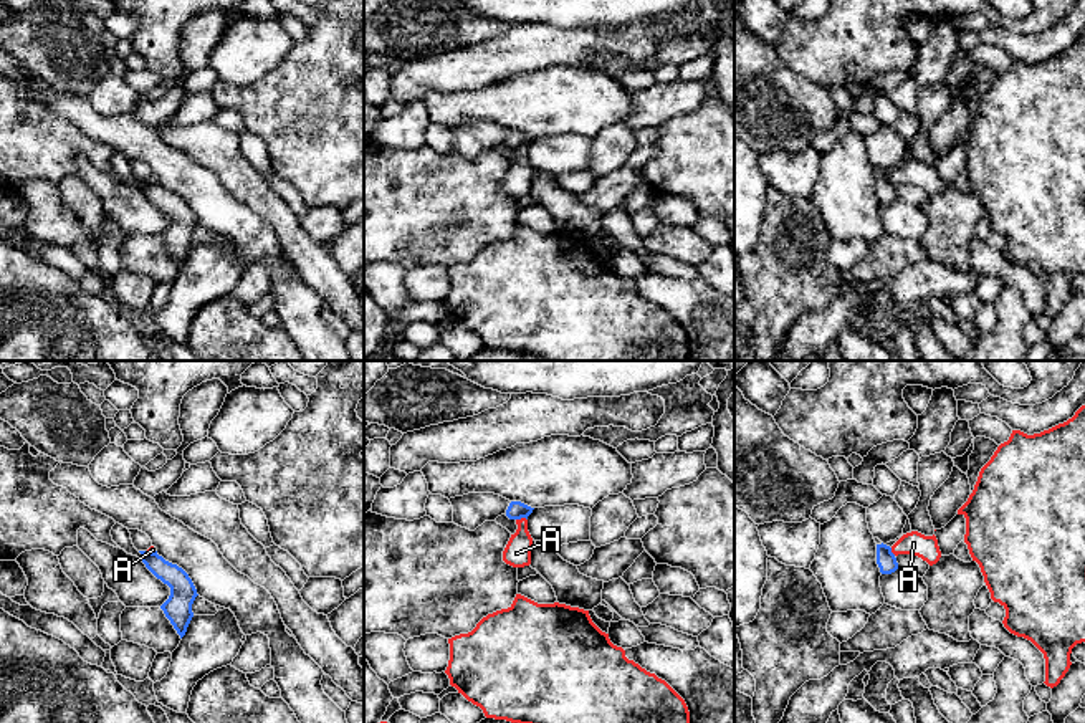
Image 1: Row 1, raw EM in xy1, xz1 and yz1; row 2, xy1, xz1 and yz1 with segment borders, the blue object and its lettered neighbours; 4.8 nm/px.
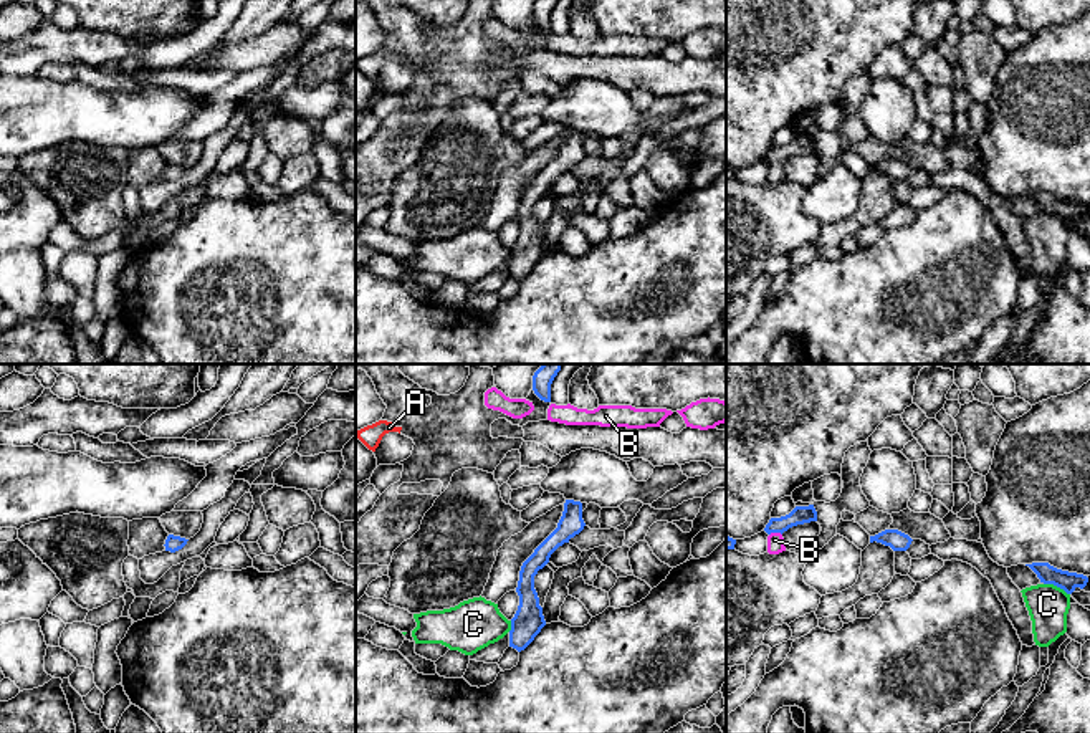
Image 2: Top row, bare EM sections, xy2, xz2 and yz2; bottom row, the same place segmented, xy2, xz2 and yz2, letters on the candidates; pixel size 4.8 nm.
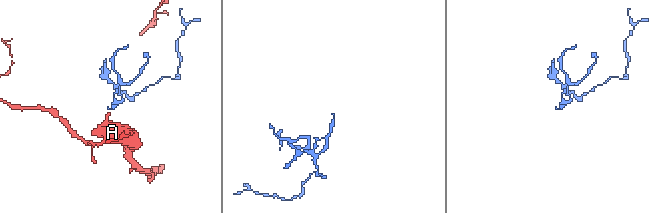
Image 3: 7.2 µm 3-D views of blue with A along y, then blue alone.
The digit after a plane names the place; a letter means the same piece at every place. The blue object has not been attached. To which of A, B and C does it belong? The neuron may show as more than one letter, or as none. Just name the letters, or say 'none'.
none

